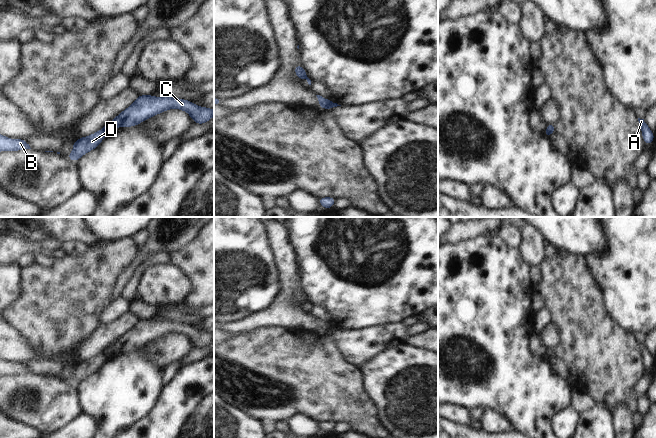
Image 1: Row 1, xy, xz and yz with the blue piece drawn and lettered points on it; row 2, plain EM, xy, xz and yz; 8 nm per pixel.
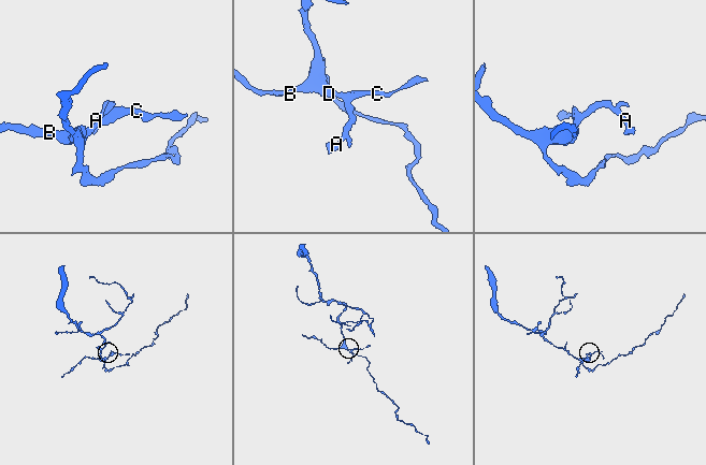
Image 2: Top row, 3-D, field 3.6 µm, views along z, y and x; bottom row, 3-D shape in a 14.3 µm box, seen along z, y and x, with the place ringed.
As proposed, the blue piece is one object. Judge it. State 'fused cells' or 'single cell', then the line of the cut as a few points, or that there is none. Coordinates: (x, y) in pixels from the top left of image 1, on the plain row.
fused cells | xz (330, 325), (326, 332)

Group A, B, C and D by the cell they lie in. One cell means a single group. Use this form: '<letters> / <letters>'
A C / B D

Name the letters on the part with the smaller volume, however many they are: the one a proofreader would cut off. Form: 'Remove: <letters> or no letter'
Remove: A, C.

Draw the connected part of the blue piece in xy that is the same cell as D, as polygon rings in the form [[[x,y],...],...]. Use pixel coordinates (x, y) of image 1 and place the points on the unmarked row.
[[[99,354],[92,359],[80,361],[79,363],[74,365],[73,373],[71,377],[66,381],[73,386],[79,384],[88,376],[96,373],[106,360],[107,358],[103,354]]]

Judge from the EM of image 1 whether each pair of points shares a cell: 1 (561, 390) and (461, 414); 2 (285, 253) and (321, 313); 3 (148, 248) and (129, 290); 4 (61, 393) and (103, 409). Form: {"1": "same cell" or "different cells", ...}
{"1": "different cells", "2": "different cells", "3": "different cells", "4": "different cells"}

